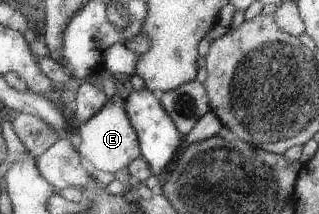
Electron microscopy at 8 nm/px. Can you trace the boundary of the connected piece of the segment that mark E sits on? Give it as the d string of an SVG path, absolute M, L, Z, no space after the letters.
M117 92L92 120L80 125L78 134L80 138L77 146L80 156L87 159L97 170L115 174L127 169L134 160L142 157L139 136L128 116L126 100Z

